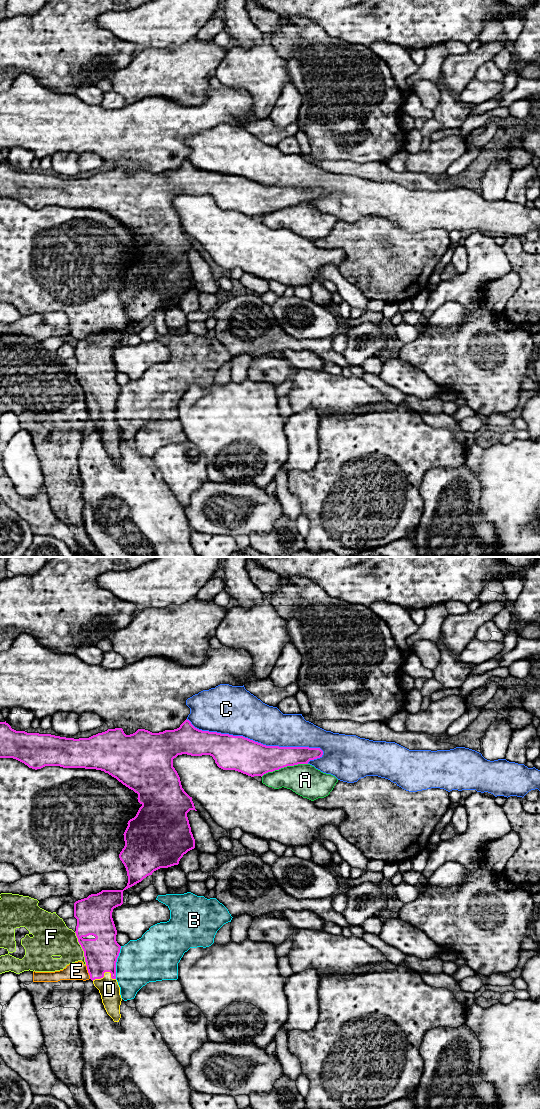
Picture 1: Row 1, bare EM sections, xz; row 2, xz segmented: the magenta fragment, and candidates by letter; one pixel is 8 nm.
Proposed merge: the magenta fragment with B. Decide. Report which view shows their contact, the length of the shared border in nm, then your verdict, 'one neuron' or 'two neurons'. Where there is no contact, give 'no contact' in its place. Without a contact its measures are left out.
meets magenta in xz; contact 260 nm long; two neurons

